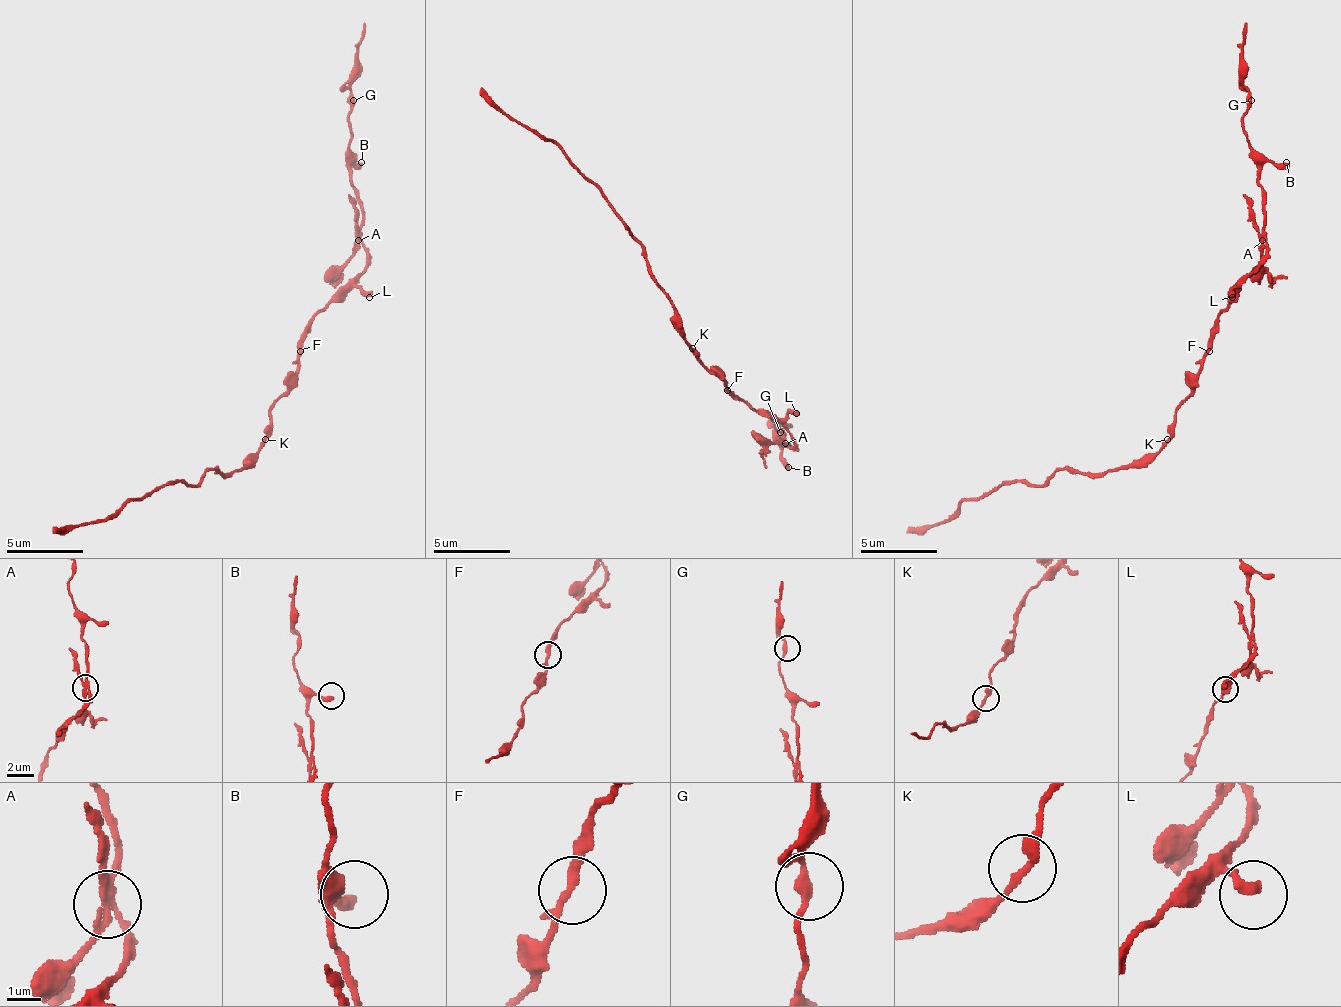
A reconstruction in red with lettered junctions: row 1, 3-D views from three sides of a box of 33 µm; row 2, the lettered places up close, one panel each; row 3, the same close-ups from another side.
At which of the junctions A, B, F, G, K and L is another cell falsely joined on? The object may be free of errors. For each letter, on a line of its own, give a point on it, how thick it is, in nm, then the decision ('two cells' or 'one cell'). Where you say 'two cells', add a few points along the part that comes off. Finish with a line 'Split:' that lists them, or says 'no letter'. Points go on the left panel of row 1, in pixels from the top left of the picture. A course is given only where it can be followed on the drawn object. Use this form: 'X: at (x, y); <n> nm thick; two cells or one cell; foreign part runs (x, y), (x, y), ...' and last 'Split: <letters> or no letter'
A: at (358, 240); 200 nm thick; two cells; foreign part runs (357, 239), (346, 266), (334, 278), (338, 278)
B: at (361, 162); 340 nm thick; one cell
F: at (300, 351); 240 nm thick; one cell
G: at (353, 100); 240 nm thick; one cell
K: at (265, 439); 240 nm thick; one cell
L: at (369, 297); 320 nm thick; one cell
Split: A

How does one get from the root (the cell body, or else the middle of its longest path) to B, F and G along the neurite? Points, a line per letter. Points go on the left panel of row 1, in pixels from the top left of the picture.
B: (284, 393), (303, 347), (303, 328), (365, 266), (361, 201), (350, 177), (350, 166), (361, 162)
F: (284, 393), (288, 389), (288, 378), (296, 370), (296, 355), (300, 351)
G: (284, 393), (303, 347), (303, 328), (365, 266), (361, 201), (350, 177), (353, 100)

